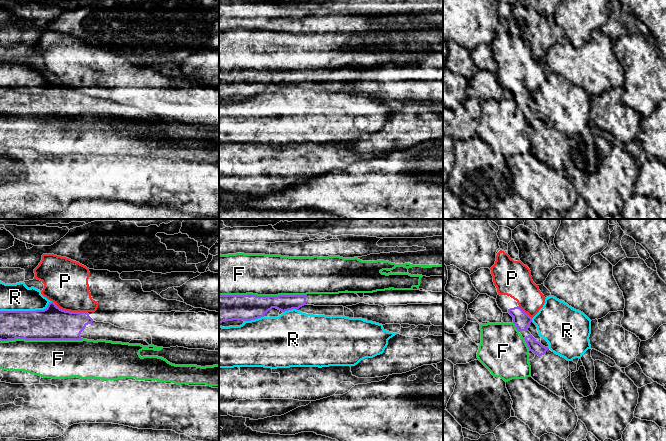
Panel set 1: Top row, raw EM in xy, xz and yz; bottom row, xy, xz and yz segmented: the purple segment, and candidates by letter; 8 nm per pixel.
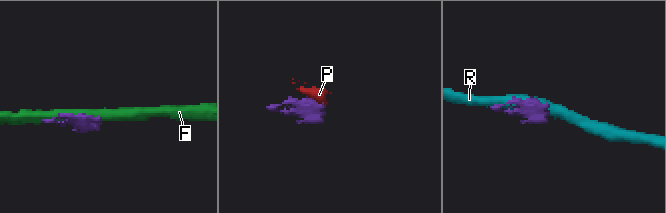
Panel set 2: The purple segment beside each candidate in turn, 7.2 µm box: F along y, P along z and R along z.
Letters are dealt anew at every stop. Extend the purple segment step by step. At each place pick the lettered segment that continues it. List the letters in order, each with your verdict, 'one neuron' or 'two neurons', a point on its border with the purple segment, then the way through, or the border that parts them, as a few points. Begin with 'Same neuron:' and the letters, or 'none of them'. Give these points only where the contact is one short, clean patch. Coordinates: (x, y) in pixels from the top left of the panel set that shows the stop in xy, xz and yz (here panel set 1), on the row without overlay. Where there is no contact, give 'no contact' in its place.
Same neuron: none of them
F: two neurons; meets purple in xz at (262, 72)
P: two neurons; meets purple in xy at (69, 87)
R: two neurons; meets purple in xy at (26, 87)

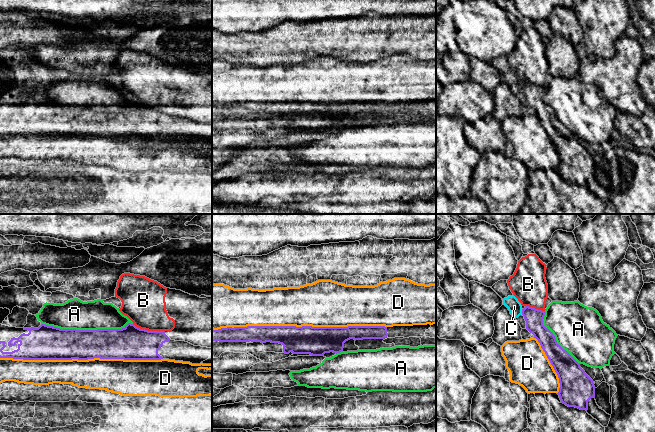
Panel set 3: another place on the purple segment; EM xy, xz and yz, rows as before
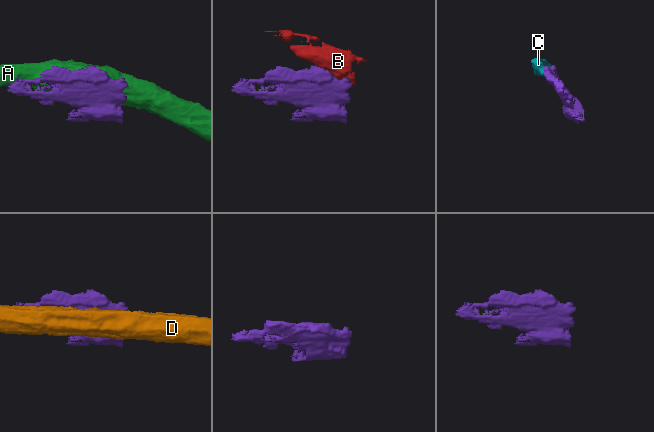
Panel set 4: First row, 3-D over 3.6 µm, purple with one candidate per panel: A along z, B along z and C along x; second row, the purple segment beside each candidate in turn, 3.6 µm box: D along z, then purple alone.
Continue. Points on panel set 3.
Same neuron: none of them
A: two neurons; meets purple in xy at (87, 106)
B: two neurons; meets purple in xy at (149, 107)
C: two neurons; meets purple in yz at (522, 87); border along yz (521, 85), (522, 89)
D: two neurons; meets purple in xz at (299, 103)

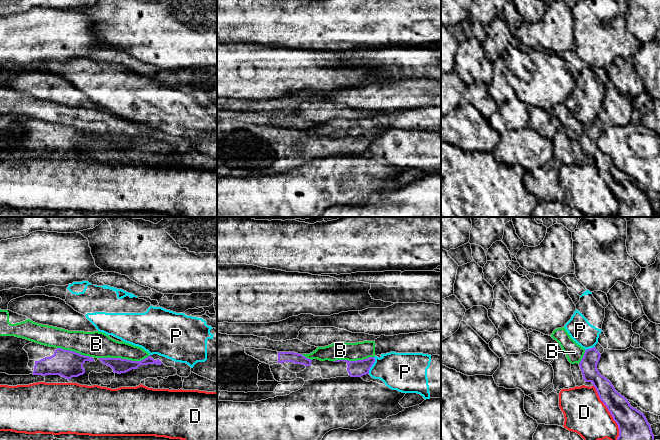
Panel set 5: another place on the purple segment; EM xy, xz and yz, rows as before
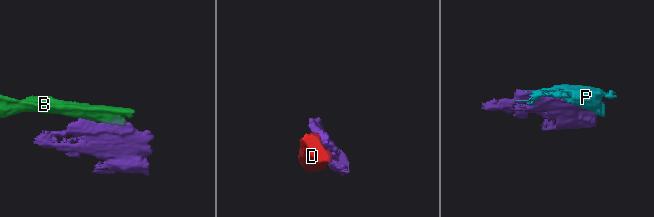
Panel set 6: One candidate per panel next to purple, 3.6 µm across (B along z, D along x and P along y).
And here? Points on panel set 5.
Same neuron: none of them
B: two neurons; meets purple in xy at (124, 135)
D: two neurons; meets purple in yz at (610, 189)
P: two neurons; meets purple in xz at (372, 140)

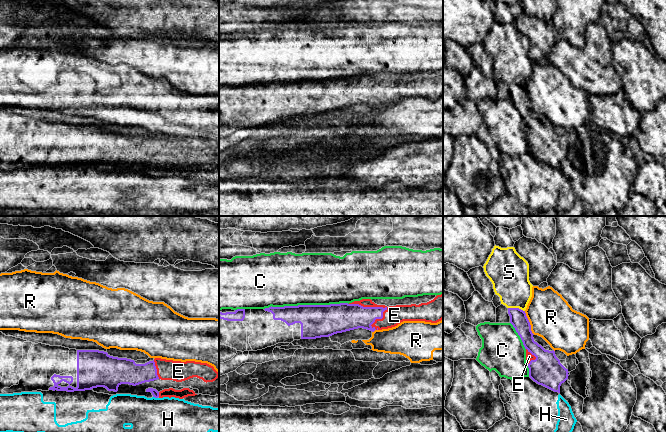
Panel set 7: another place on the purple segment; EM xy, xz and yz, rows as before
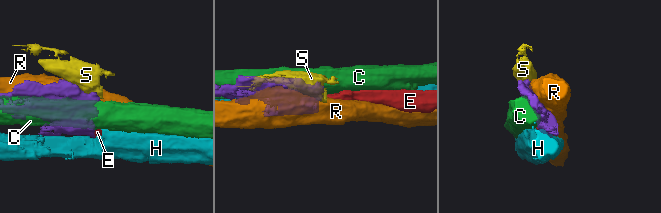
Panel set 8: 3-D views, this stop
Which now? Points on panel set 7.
Same neuron: E
C: two neurons; meets purple in xz at (306, 81)
E: one neuron; meets purple in xz at (381, 83)
H: two neurons; meets purple in xy at (155, 173)
R: two neurons; meets purple in yz at (529, 99)
S: two neurons; meets purple in yz at (516, 84)

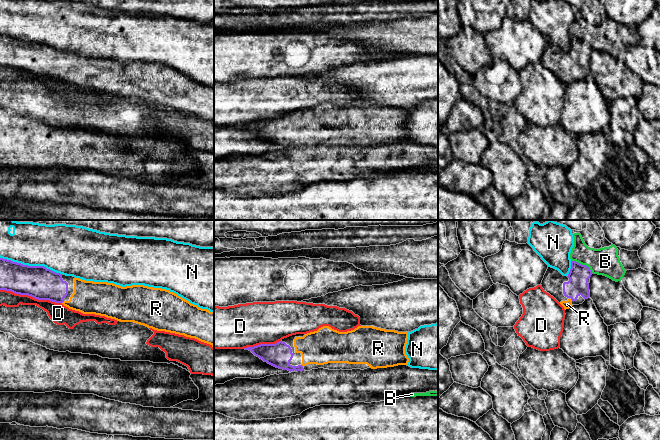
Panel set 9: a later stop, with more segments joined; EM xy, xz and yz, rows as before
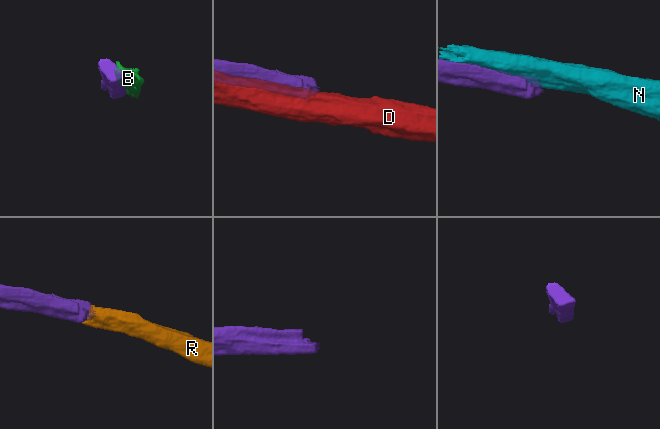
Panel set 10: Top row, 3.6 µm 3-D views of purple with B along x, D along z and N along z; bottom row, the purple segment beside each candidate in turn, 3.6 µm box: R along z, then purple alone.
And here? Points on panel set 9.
Same neuron: R
B: two neurons; meets purple in yz at (583, 41)
D: two neurons; meets purple in xy at (31, 72)
N: two neurons; meets purple in xy at (31, 42)
R: one neuron; meets purple in xy at (62, 78)

